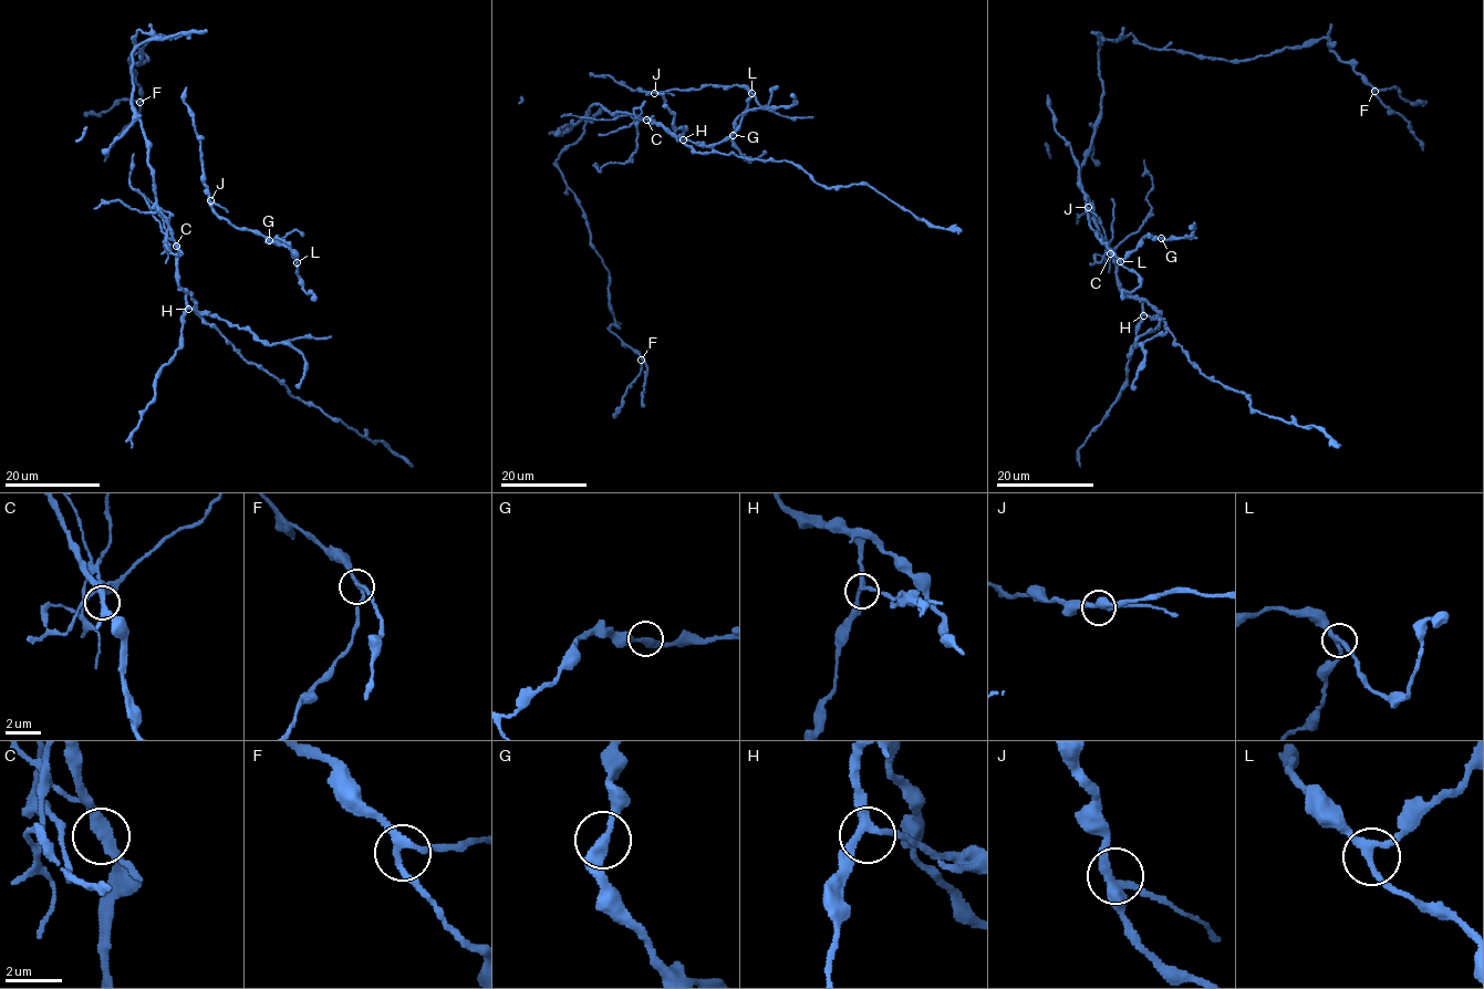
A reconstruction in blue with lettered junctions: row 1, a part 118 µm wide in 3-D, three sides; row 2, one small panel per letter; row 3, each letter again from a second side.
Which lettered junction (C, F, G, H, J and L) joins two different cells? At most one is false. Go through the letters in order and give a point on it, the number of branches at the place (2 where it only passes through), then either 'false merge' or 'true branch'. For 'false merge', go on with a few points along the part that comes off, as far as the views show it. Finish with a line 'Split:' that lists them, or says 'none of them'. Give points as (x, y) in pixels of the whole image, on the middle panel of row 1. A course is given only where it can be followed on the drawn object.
C: (646, 120) | 3 | false merge | (646, 118), (636, 125), (637, 148), (628, 160), (609, 163), (598, 172), (593, 165)
F: (641, 360) | 3 | true branch
G: (733, 135) | 2 | true branch
H: (683, 139) | 3 | true branch
J: (654, 93) | 3 | true branch
L: (751, 93) | 3 | true branch
Split: C

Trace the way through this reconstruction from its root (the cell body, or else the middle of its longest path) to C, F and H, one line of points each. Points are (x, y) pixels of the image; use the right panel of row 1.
C: (1095, 134), (1080, 169), (1079, 185), (1092, 206), (1096, 227), (1110, 254)
F: (1095, 134), (1103, 91), (1099, 35), (1131, 33), (1153, 49), (1235, 61), (1326, 38), (1374, 91)
H: (1095, 134), (1080, 169), (1080, 190), (1092, 206), (1096, 227), (1113, 259), (1118, 288), (1142, 303), (1143, 315)

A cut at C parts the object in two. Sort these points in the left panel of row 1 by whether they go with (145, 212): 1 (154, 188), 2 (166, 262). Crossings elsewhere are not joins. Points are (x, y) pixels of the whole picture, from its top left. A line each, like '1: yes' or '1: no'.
1: no
2: yes

